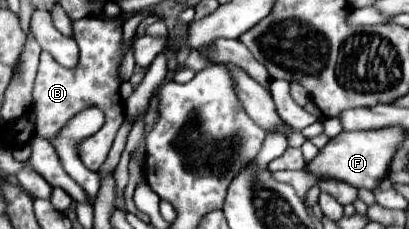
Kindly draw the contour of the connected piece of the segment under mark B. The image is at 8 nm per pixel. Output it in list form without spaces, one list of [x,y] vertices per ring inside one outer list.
[[[82,18],[72,22],[72,34],[80,48],[80,58],[74,68],[60,66],[50,54],[42,52],[40,56],[40,68],[38,68],[38,80],[36,80],[36,98],[34,98],[34,110],[36,110],[36,122],[38,122],[38,136],[52,138],[74,114],[88,106],[98,106],[106,114],[106,122],[92,138],[80,144],[80,158],[84,166],[92,172],[96,172],[116,138],[118,128],[124,122],[124,104],[118,94],[118,88],[122,84],[120,76],[120,64],[130,50],[130,42],[122,40],[122,18],[110,20],[110,18]]]

